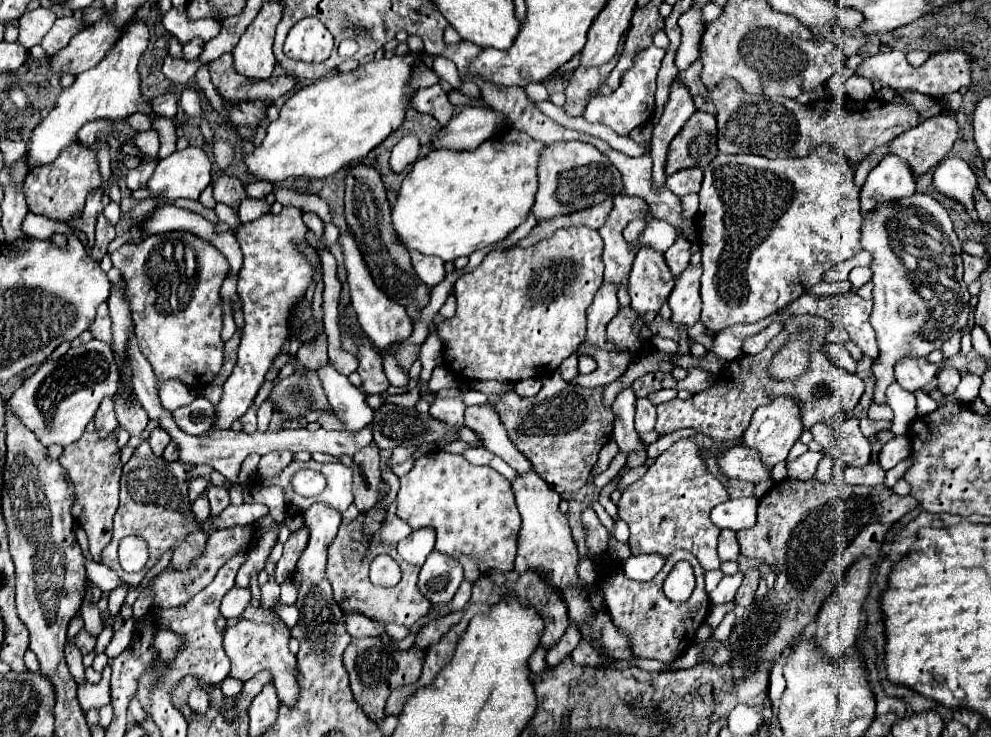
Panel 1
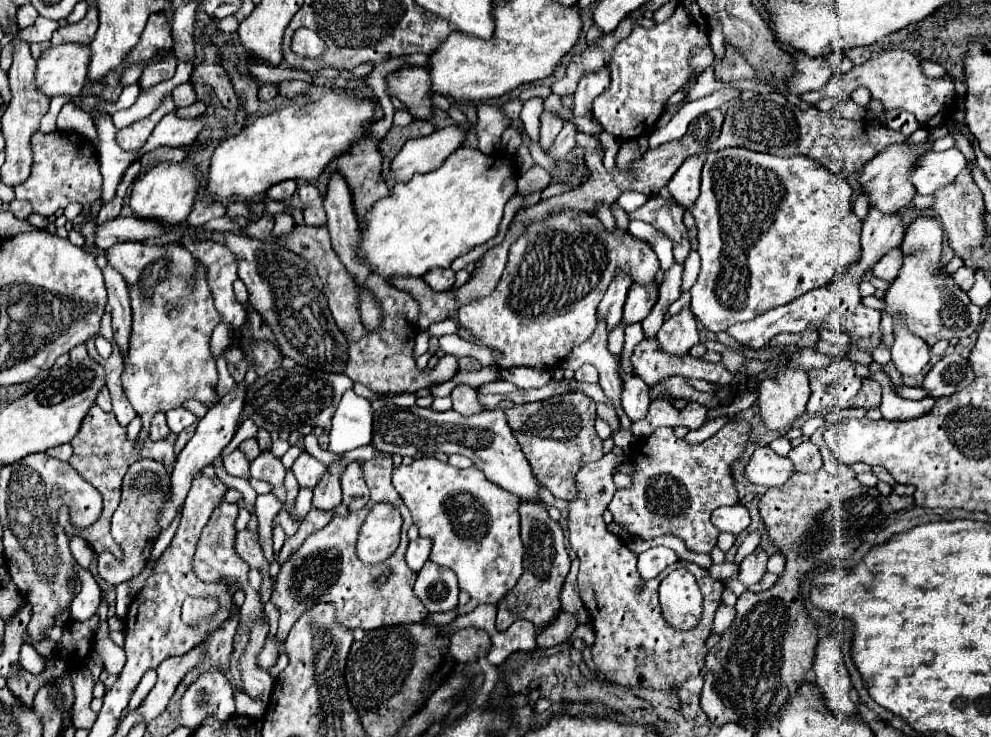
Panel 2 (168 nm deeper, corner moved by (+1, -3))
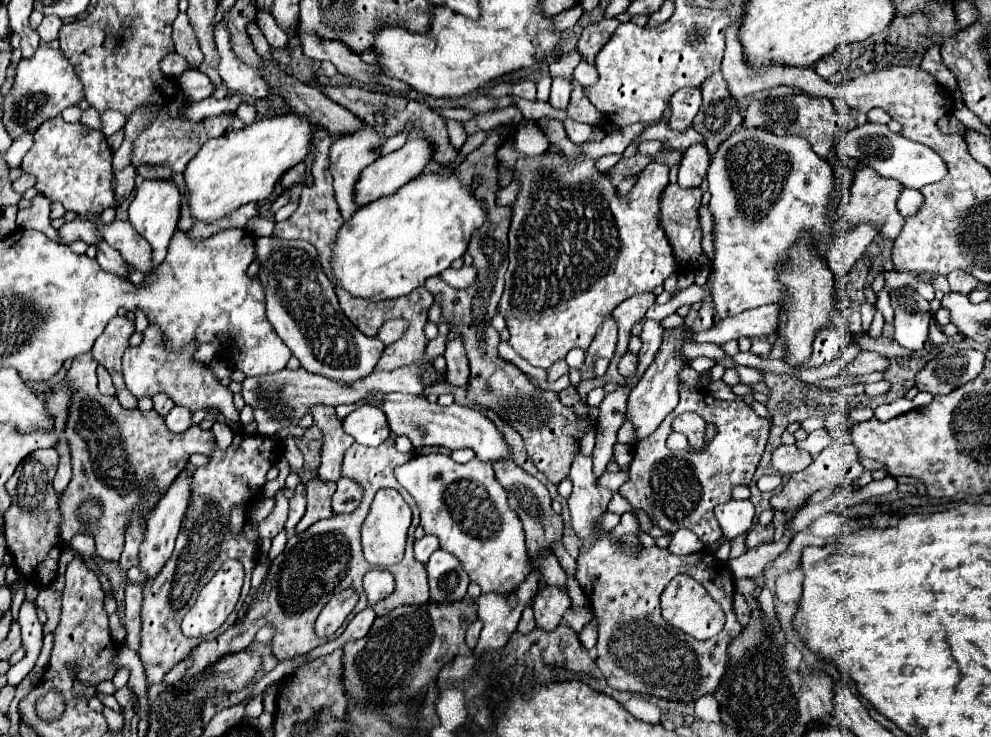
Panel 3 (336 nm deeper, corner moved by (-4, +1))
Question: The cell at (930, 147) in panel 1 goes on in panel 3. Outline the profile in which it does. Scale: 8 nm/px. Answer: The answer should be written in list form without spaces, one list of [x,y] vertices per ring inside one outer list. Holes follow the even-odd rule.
[[[865,166],[855,172],[853,184],[847,190],[845,206],[841,206],[841,210],[839,210],[839,218],[849,224],[861,224],[861,222],[871,220],[879,226],[881,234],[885,234],[887,238],[897,238],[897,234],[901,232],[903,222],[905,222],[905,218],[897,210],[897,198],[903,190],[905,190],[903,184],[895,182],[893,178],[883,178],[881,174],[875,174],[875,170],[867,170],[867,166]]]

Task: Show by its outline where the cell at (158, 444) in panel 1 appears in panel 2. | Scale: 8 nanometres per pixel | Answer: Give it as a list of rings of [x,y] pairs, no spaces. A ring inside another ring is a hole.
[[[158,412],[158,414],[154,414],[152,424],[150,424],[150,438],[162,440],[162,438],[166,438],[166,434],[170,434],[168,424],[166,424],[166,414]]]

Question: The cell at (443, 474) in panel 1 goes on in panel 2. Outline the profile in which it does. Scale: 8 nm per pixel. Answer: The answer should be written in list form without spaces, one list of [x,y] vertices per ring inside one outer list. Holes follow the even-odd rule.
[[[422,458],[414,460],[412,464],[396,466],[392,472],[392,484],[408,510],[412,512],[414,524],[420,530],[420,536],[426,536],[434,542],[430,560],[450,568],[460,582],[460,590],[466,590],[470,594],[470,602],[464,607],[457,607],[458,615],[470,613],[478,604],[498,604],[510,588],[518,582],[522,576],[522,556],[524,546],[520,540],[520,518],[518,518],[518,496],[494,486],[480,470],[474,470],[474,466],[466,470],[458,470],[446,462],[440,462],[436,458]]]

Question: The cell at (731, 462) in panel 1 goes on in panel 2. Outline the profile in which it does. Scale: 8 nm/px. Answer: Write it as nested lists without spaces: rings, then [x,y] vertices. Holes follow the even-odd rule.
[[[770,446],[758,448],[748,466],[746,466],[746,478],[752,484],[758,486],[782,486],[790,476],[794,474],[794,464],[786,456],[778,456]]]

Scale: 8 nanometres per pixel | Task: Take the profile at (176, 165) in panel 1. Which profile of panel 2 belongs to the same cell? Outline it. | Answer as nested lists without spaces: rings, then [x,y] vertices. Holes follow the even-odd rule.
[[[182,160],[178,164],[174,162],[160,162],[154,168],[150,168],[142,178],[138,178],[130,192],[130,208],[136,218],[142,220],[156,220],[164,226],[178,226],[186,220],[186,216],[192,210],[196,192],[198,192],[198,180],[200,170],[192,160]]]

